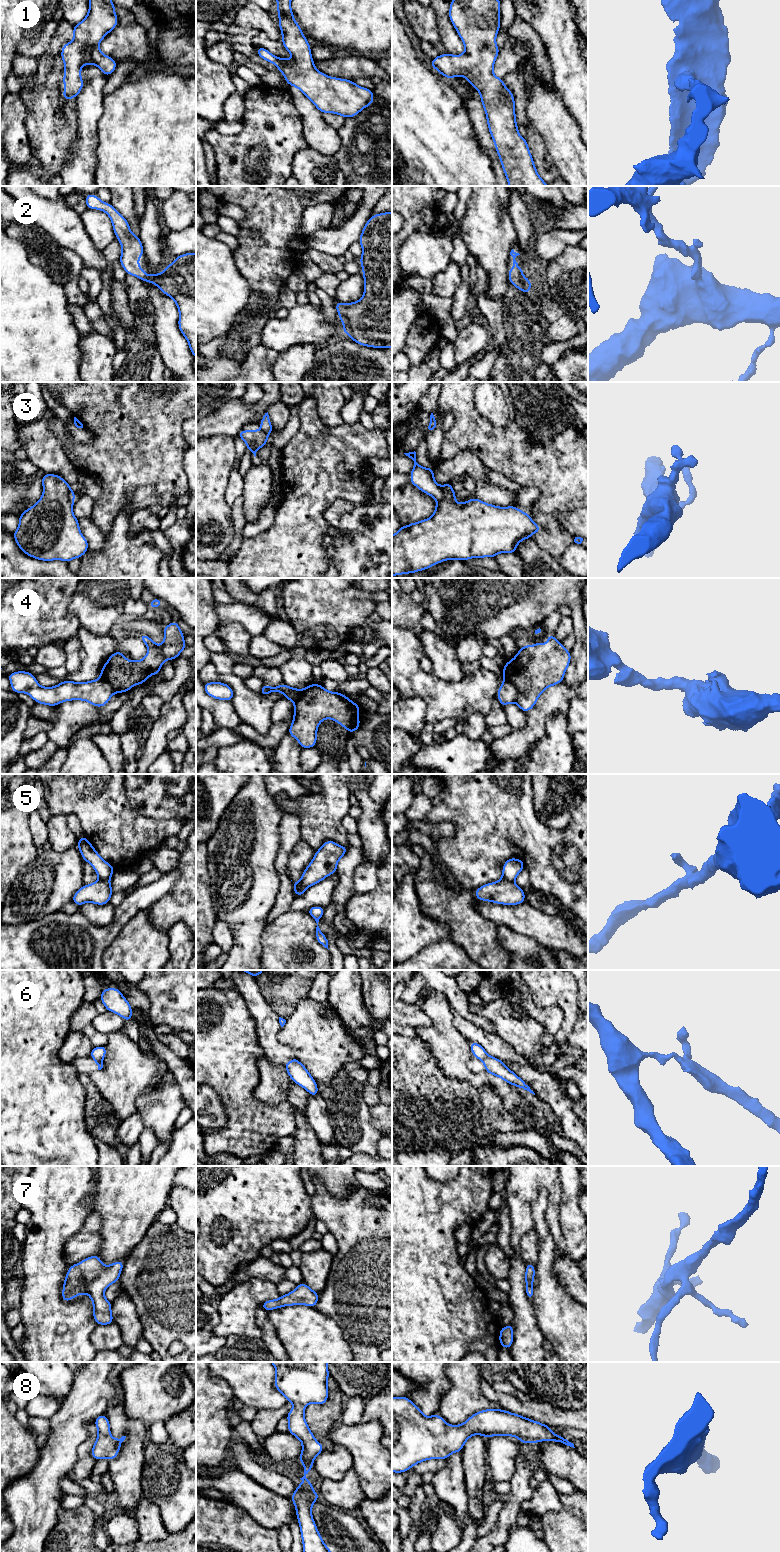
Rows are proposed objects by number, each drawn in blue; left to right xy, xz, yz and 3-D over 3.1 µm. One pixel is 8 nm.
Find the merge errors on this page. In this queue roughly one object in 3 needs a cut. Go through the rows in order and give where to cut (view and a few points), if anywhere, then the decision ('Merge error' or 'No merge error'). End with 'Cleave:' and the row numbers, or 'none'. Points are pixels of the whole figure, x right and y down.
1: No split. No merge error
2: No split. No merge error
3: Split along yz (440, 486), (442, 498), (437, 502). Merge error
4: Split along yz (504, 680), (507, 680), (514, 686), (516, 702). Merge error
5: Split along yz (502, 876), (513, 881). Merge error
6: Split along xy (94, 1059), (101, 1060). Merge error
7: No split. No merge error
8: No split. No merge error
Cleave: 3, 4, 5, 6

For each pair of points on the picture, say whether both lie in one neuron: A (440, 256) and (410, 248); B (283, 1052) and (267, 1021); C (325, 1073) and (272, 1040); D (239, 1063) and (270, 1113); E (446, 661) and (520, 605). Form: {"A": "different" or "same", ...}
{"A": "same", "B": "same", "C": "different", "D": "same", "E": "different"}

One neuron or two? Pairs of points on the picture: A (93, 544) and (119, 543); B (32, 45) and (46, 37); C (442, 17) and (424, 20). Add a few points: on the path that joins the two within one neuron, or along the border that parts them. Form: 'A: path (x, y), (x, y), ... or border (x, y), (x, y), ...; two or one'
A: border (105, 537), (105, 542), (100, 549), (88, 551); two
B: path (35, 42), (40, 37), (43, 37); one
C: border (432, 10), (435, 15), (440, 41); two

